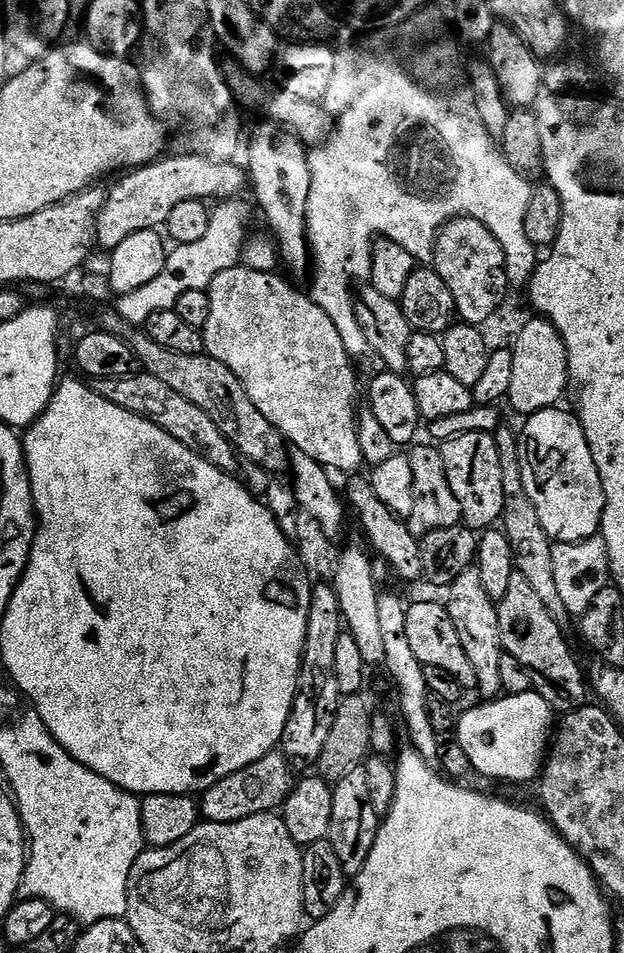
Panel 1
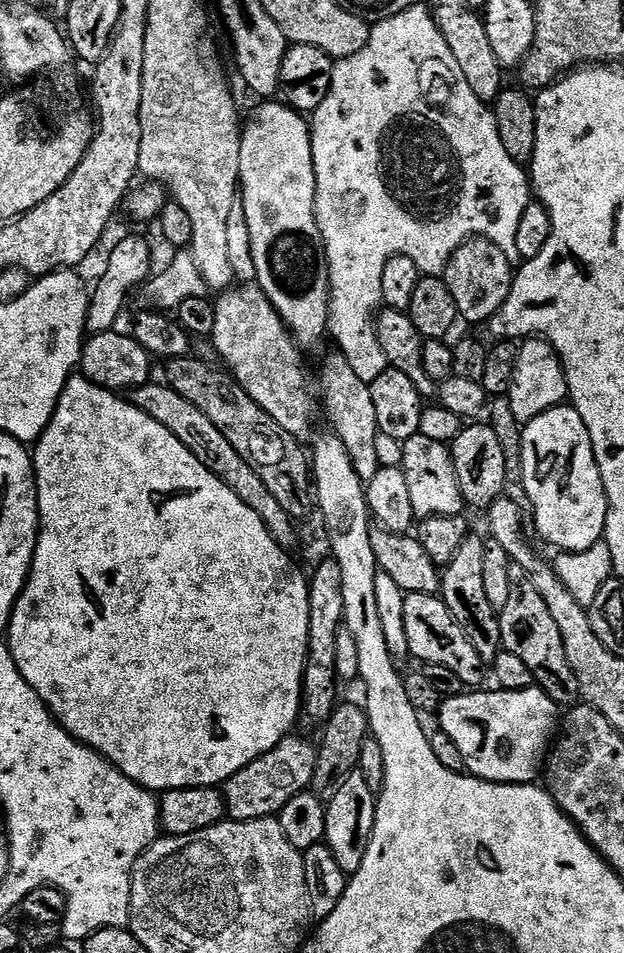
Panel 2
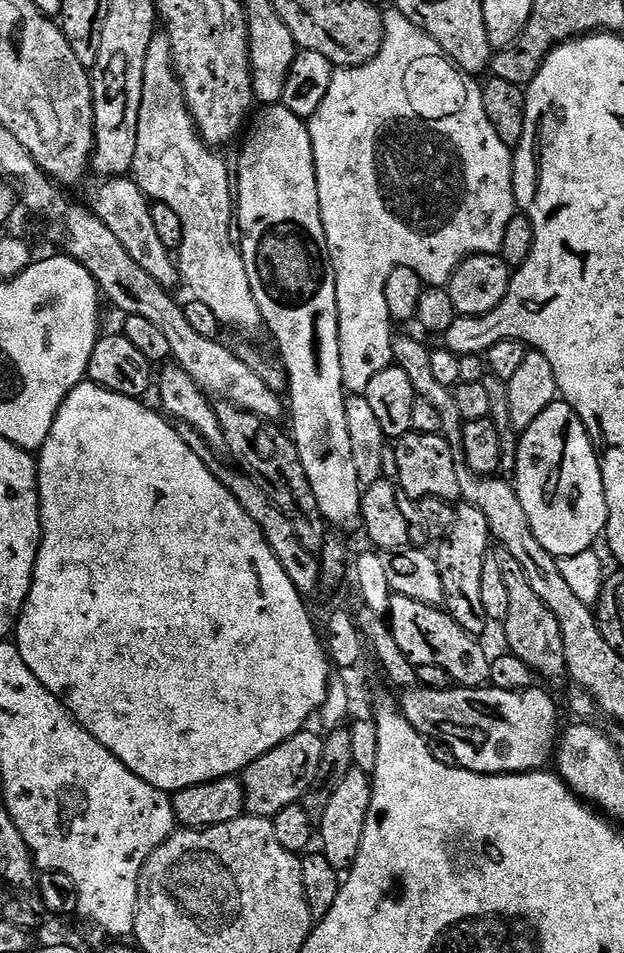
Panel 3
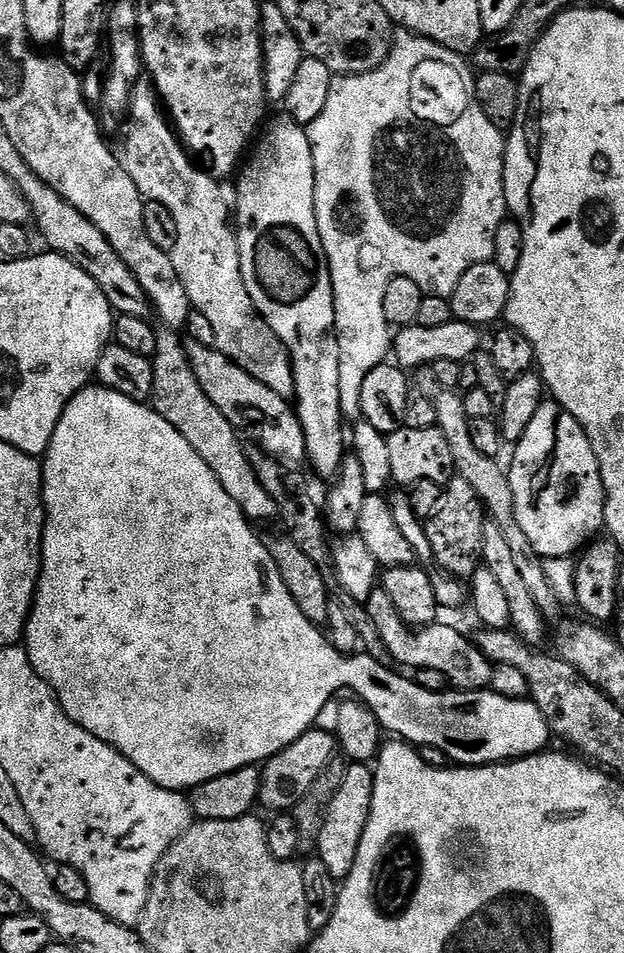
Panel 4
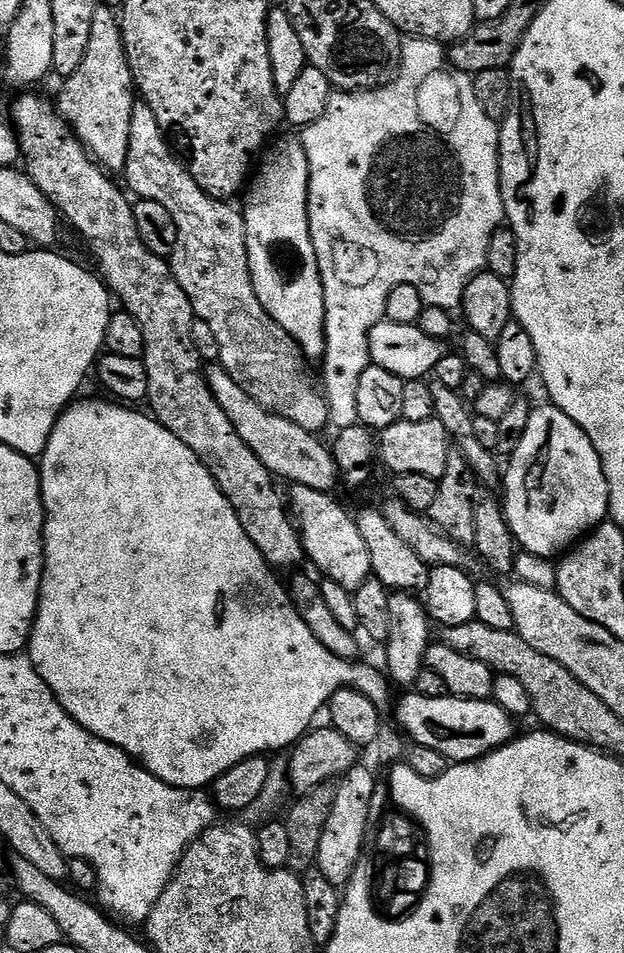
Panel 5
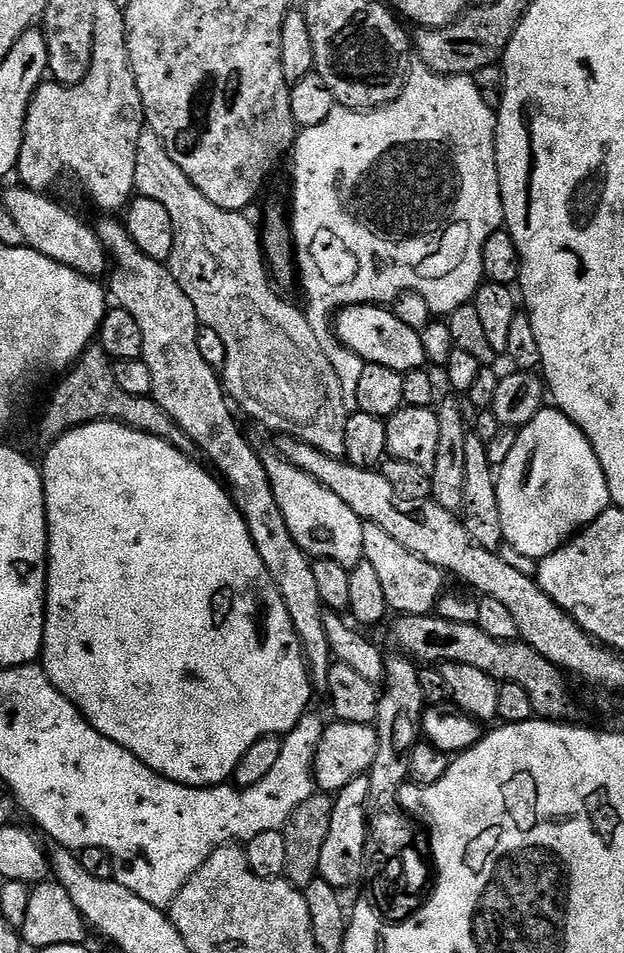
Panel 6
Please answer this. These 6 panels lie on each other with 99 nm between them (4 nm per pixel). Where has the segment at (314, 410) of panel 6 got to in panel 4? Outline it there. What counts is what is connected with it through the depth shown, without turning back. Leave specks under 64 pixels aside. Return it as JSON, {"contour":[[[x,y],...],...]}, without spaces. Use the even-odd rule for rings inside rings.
{"contour":[[[141,78],[133,84],[127,120],[128,137],[124,140],[122,163],[144,197],[162,202],[162,206],[174,214],[174,222],[178,222],[178,242],[170,253],[174,270],[178,270],[178,278],[182,278],[182,286],[186,286],[193,309],[210,321],[216,339],[215,348],[242,366],[246,374],[258,378],[262,386],[270,386],[274,394],[295,397],[294,370],[286,346],[261,318],[246,290],[246,282],[242,282],[229,201],[228,204],[224,201],[216,185],[219,184],[217,177],[197,167],[186,151],[152,87],[151,79]]]}

